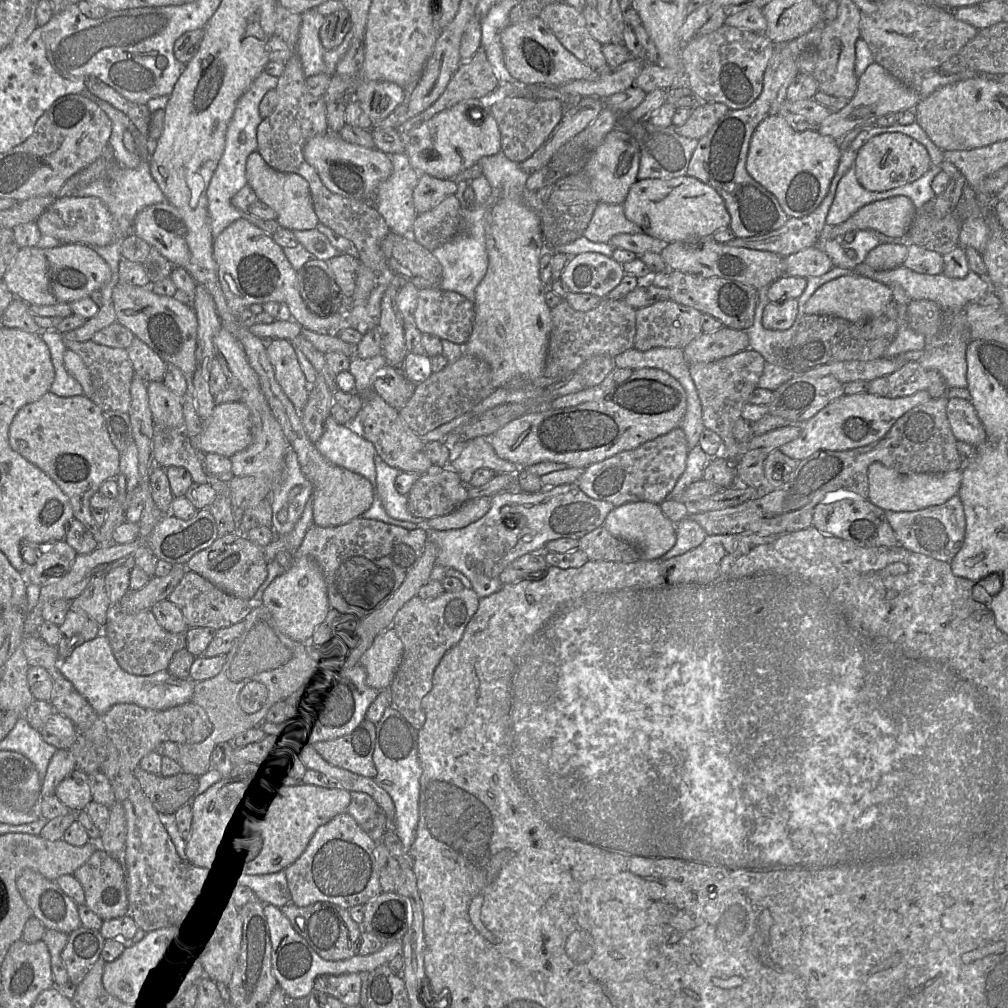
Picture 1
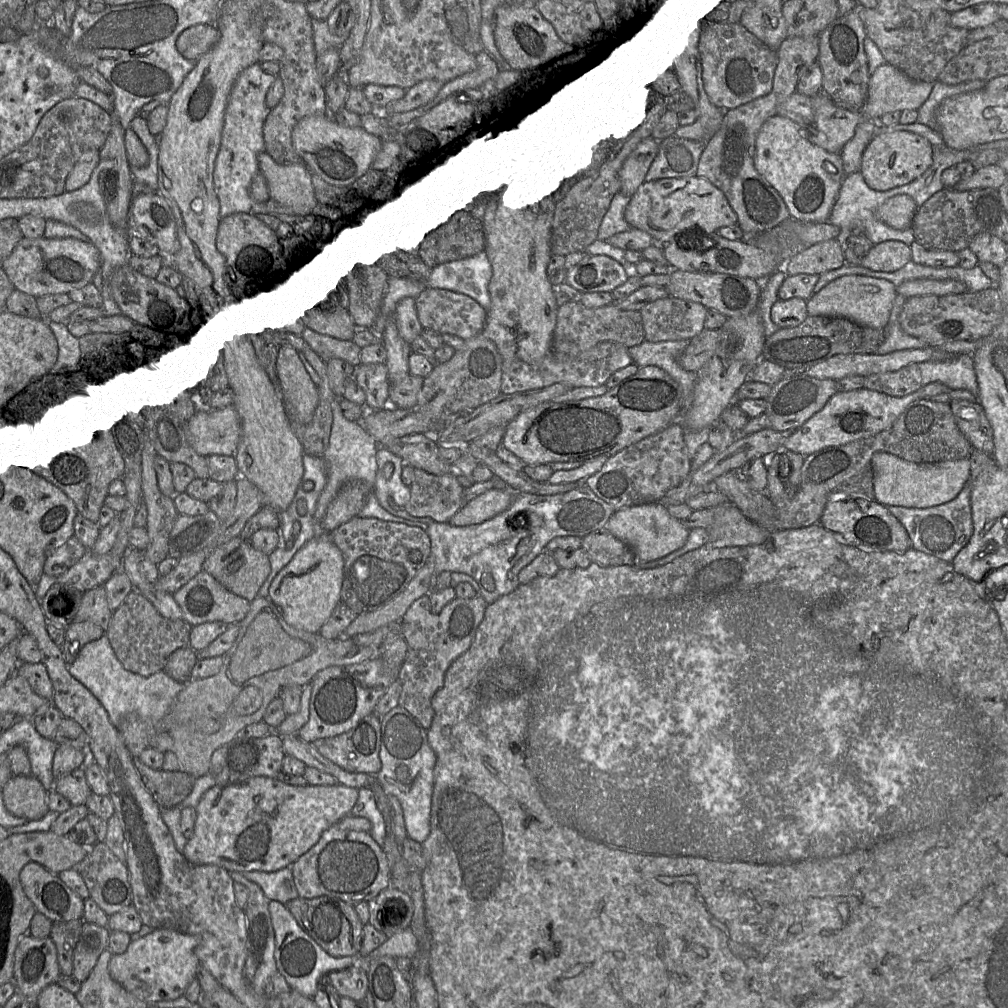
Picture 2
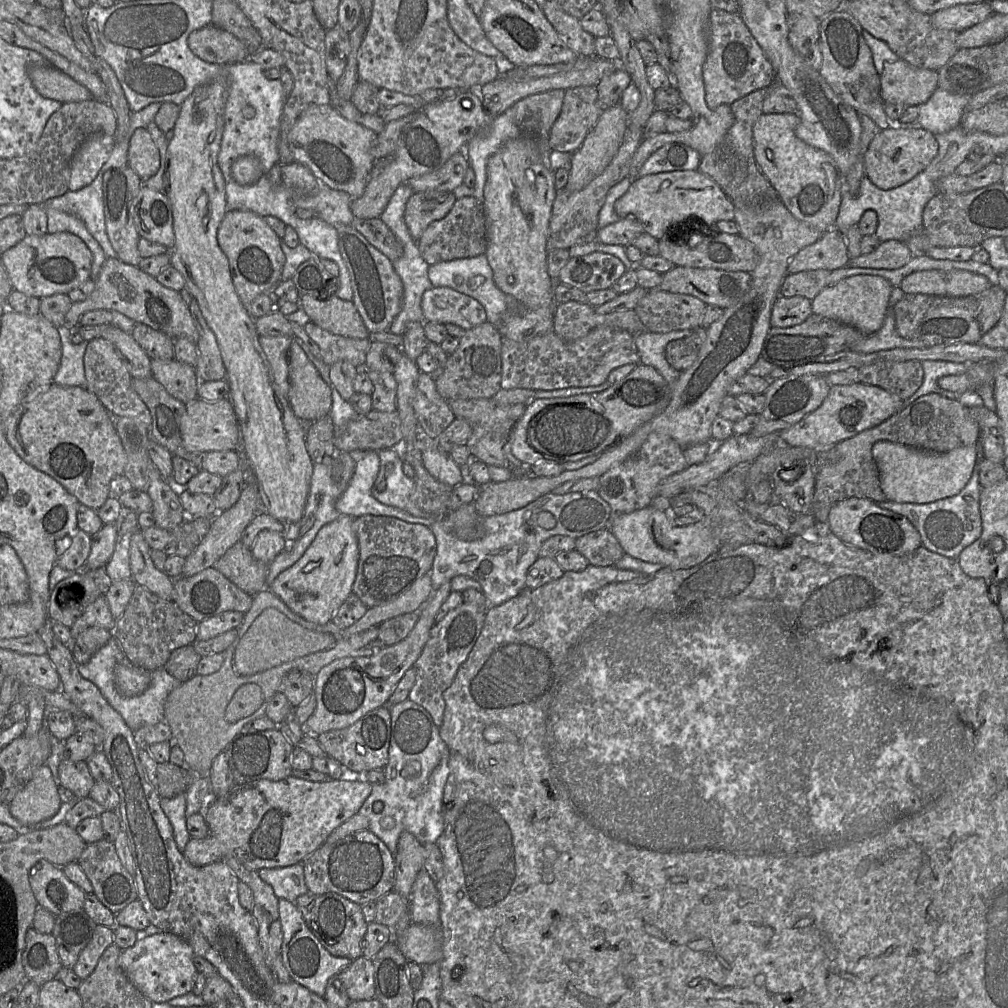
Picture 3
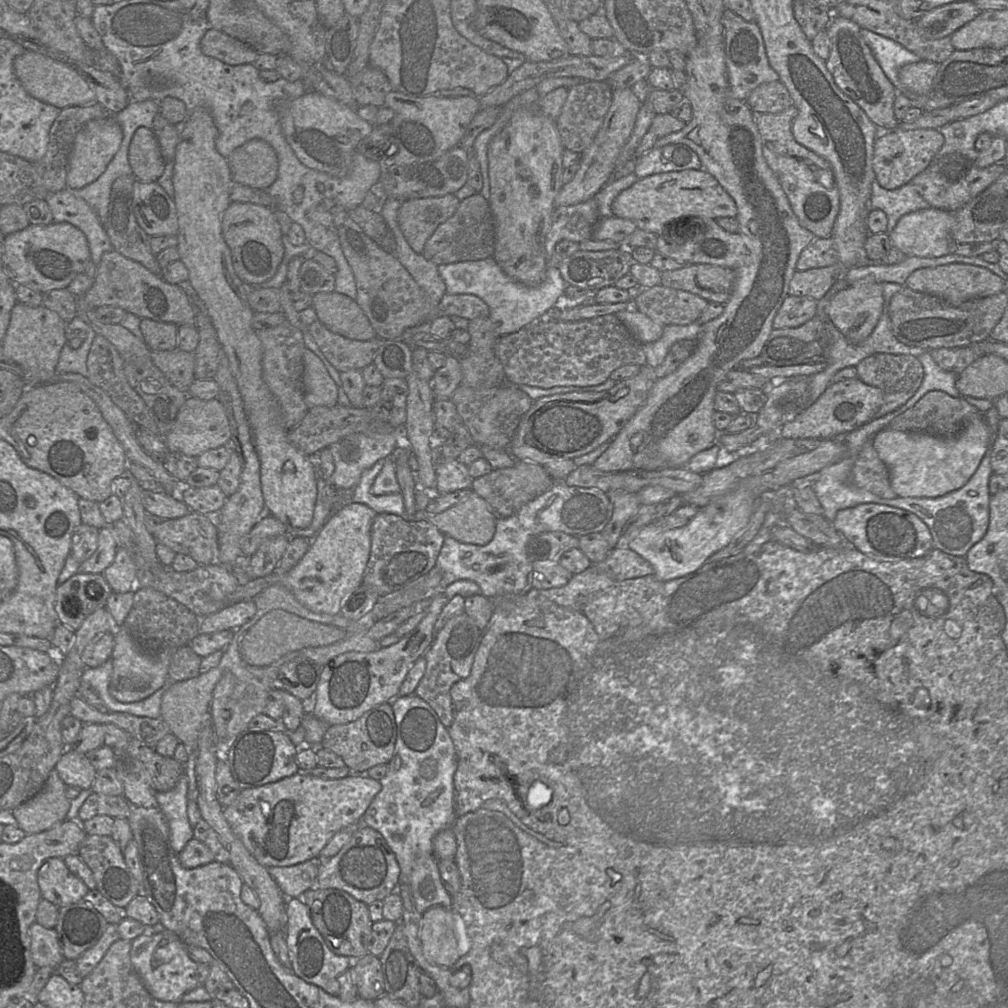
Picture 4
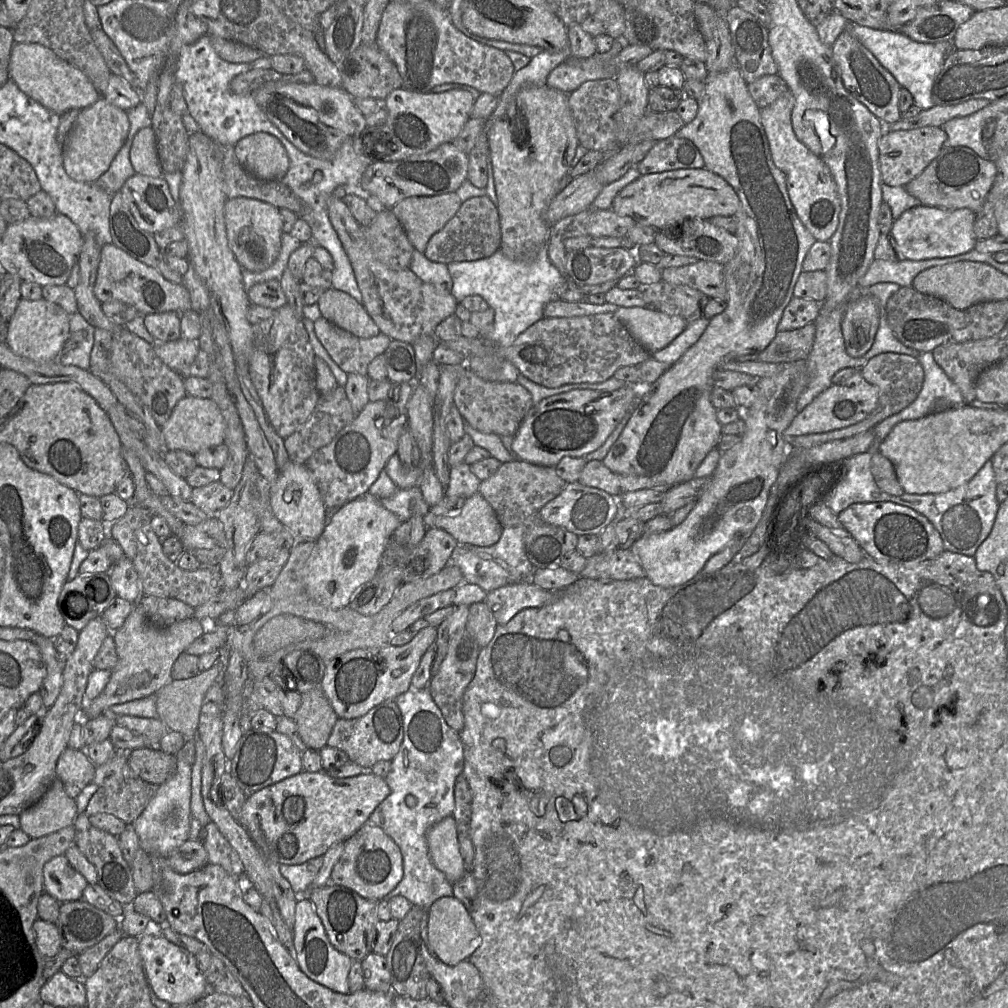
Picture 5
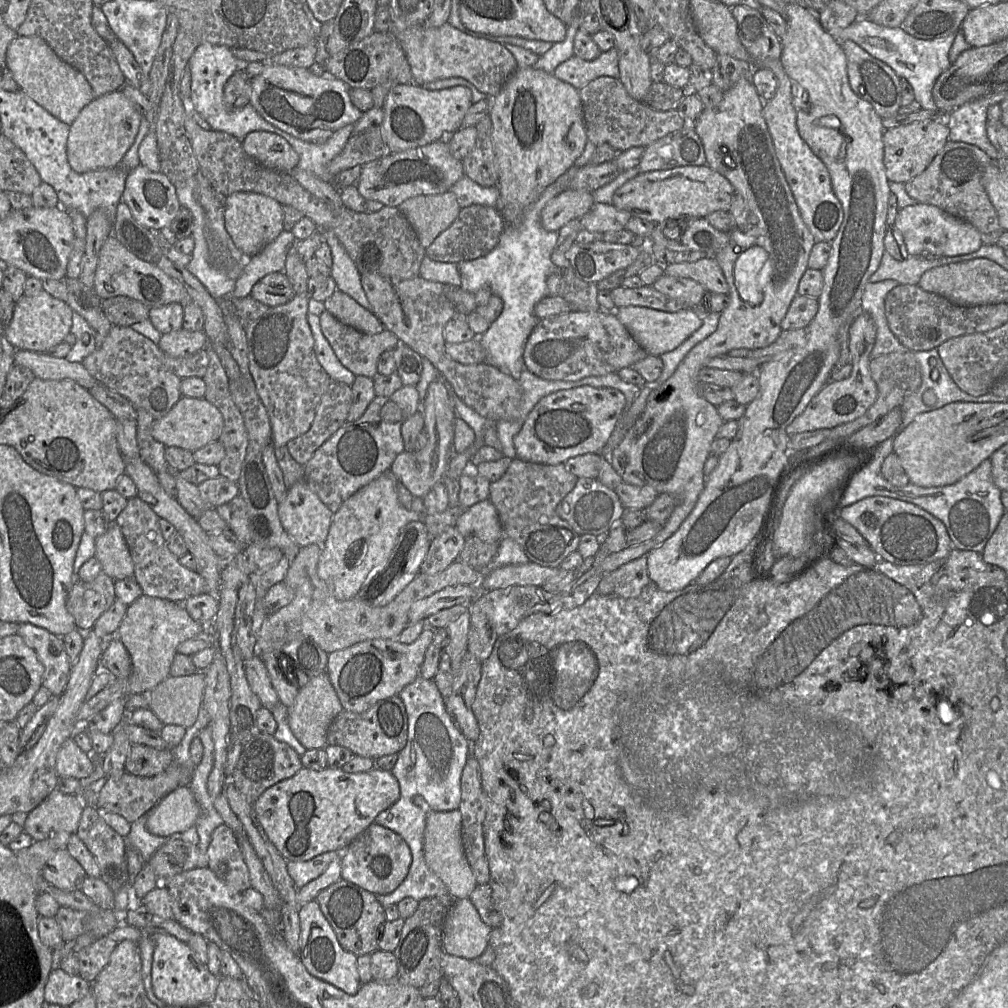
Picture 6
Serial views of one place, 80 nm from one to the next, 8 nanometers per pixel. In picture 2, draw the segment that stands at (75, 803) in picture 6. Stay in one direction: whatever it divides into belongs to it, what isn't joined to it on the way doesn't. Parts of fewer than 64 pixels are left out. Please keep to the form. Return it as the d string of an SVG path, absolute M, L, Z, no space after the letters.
M13 776L2 788L6 809L28 821L39 820L48 812L48 791L34 776Z

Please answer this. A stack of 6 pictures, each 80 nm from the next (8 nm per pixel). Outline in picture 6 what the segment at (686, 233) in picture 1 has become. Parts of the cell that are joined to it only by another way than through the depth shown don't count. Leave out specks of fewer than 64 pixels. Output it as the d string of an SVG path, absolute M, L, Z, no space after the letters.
M708 165L680 166L640 172L615 191L612 204L633 217L657 224L669 218L706 218L715 211L728 211L734 195L732 184Z

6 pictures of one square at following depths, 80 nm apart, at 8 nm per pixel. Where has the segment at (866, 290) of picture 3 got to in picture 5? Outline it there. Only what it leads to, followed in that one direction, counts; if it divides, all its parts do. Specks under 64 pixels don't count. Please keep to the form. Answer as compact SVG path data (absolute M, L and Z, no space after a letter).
M871 296L846 303L841 329L846 352L854 357L864 356L872 347L879 325L879 307Z

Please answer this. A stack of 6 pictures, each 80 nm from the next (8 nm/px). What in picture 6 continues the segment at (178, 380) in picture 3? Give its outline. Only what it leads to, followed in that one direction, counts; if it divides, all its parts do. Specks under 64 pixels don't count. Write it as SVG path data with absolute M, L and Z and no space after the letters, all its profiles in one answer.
M183 328L162 334L158 347L171 357L192 355L206 347L208 338L204 331L188 331Z

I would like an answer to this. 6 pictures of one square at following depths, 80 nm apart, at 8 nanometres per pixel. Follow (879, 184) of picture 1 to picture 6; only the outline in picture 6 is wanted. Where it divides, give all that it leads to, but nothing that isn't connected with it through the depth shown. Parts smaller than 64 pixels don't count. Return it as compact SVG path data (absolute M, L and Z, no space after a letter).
M942 119L917 121L883 133L884 165L890 182L907 183L921 174L949 141L950 130Z

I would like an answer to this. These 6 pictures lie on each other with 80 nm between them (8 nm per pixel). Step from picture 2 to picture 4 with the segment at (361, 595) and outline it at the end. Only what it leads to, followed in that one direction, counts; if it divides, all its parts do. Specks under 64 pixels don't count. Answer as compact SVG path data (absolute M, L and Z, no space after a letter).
M388 513L375 516L371 527L371 550L362 584L373 589L379 597L406 588L408 585L428 574L435 566L445 534L427 521L406 521L401 517Z

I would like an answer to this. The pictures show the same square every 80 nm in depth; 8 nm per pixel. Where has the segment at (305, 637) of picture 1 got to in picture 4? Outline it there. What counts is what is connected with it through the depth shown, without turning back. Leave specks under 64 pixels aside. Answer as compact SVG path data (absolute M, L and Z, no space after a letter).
M350 503L332 514L318 531L304 557L280 583L316 613L338 614L345 599L361 584L371 550L371 527L378 513L361 503Z

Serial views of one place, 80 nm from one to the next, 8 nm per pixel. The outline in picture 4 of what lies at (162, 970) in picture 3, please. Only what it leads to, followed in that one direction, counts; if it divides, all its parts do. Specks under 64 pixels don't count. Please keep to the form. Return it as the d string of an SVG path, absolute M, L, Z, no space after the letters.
M165 929L150 936L142 934L131 943L131 963L153 998L180 1003L185 993L199 986L196 976L198 963L189 957L186 944L176 934Z

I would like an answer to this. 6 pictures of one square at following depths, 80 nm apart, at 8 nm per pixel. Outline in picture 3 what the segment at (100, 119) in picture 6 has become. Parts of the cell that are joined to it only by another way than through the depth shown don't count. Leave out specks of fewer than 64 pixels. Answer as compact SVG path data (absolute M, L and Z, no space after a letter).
M100 133L83 141L71 160L69 190L77 191L93 182L111 155L115 141L115 137Z

